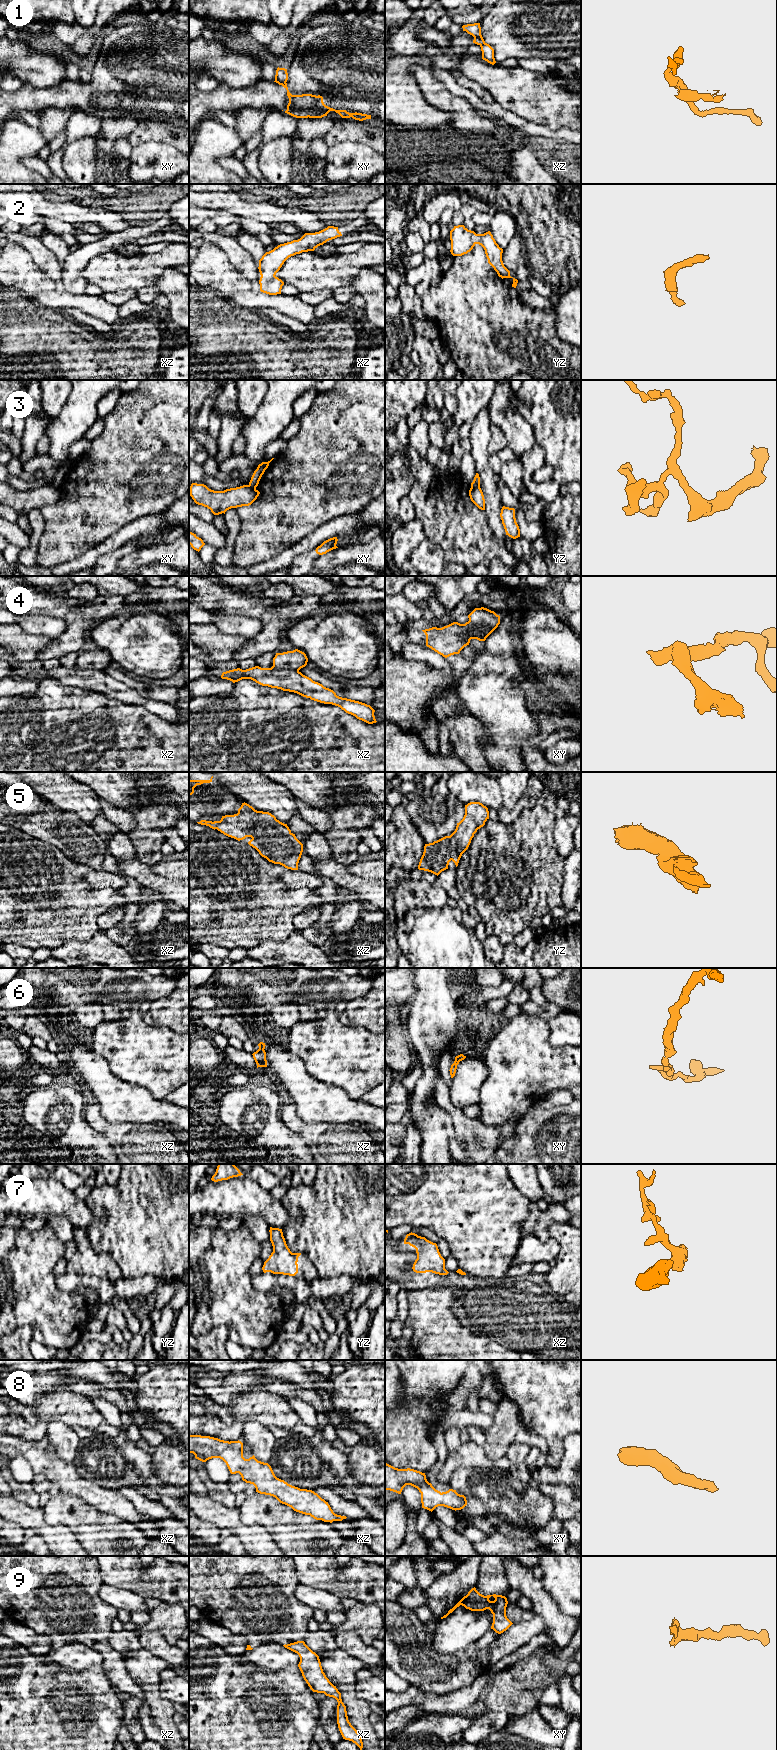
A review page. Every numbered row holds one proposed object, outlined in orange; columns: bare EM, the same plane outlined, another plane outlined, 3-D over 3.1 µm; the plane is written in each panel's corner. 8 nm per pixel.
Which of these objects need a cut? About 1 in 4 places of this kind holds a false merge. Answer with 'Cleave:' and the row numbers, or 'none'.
Cleave: 1, 3, 4

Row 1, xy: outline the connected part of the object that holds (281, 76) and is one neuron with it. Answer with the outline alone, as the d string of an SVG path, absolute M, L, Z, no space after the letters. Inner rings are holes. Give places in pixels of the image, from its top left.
M278 67L276 70L275 82L276 83L286 83L287 80L288 80L287 69Z

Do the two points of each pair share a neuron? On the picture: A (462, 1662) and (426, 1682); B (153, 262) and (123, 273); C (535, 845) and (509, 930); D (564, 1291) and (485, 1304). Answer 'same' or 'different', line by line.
A: same
B: same
C: same
D: different

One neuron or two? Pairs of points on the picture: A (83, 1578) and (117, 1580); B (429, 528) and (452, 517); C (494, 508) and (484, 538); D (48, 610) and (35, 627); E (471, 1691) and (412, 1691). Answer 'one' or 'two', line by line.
A: two
B: one
C: two
D: two
E: one

